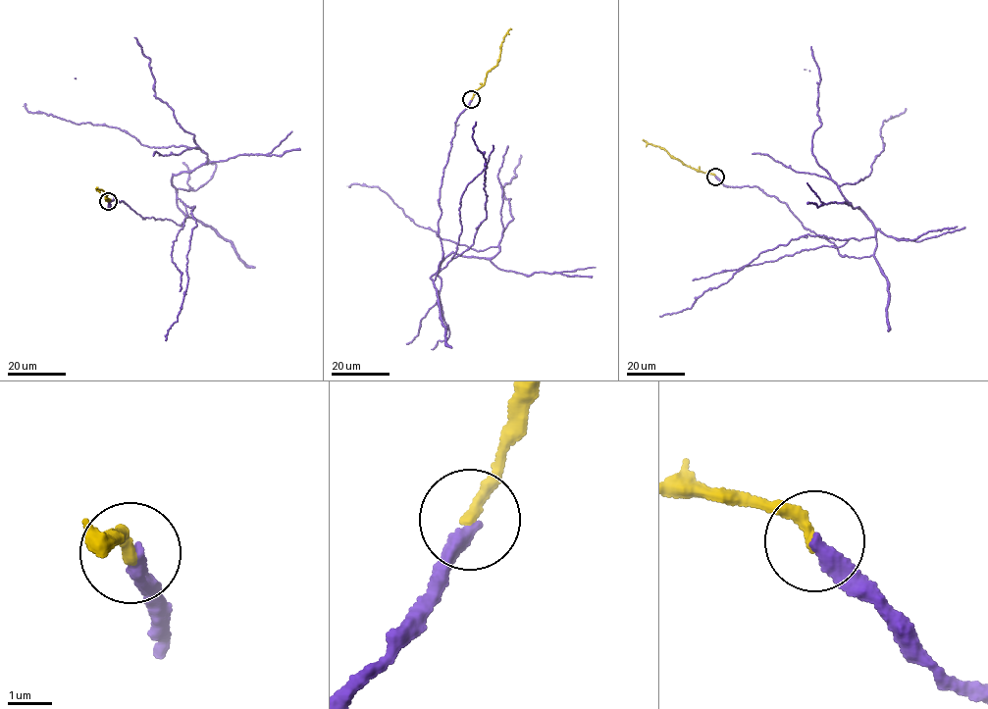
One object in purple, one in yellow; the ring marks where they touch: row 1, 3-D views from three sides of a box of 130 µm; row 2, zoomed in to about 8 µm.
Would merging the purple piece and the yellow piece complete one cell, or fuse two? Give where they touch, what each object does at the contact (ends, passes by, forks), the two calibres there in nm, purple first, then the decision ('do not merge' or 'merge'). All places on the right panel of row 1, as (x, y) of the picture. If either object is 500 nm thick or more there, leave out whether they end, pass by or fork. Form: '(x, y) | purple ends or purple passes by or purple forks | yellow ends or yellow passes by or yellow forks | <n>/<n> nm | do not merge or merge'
(715, 177) | purple ends | yellow ends | 380/280 nm | merge

